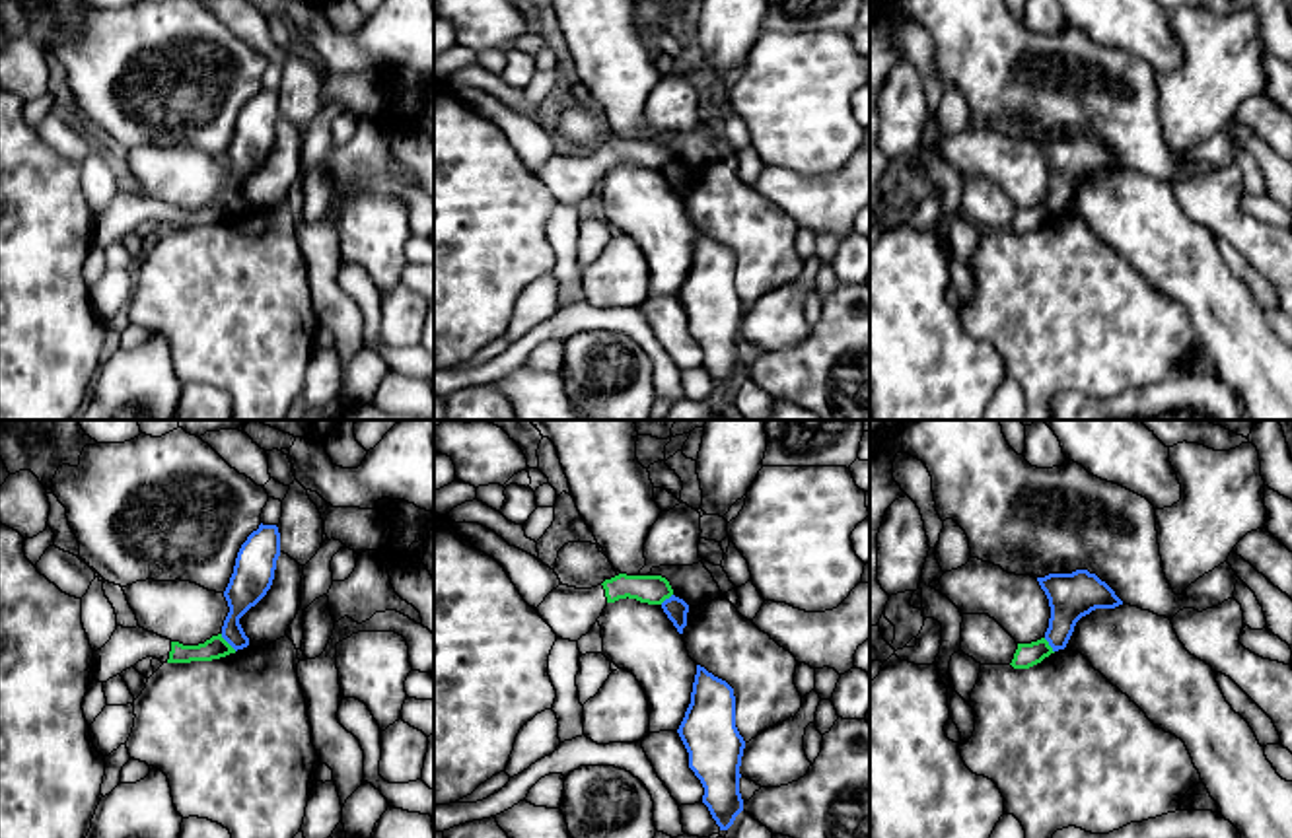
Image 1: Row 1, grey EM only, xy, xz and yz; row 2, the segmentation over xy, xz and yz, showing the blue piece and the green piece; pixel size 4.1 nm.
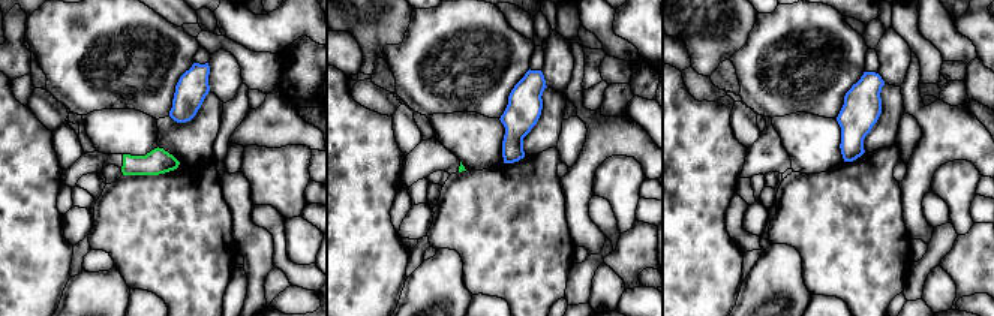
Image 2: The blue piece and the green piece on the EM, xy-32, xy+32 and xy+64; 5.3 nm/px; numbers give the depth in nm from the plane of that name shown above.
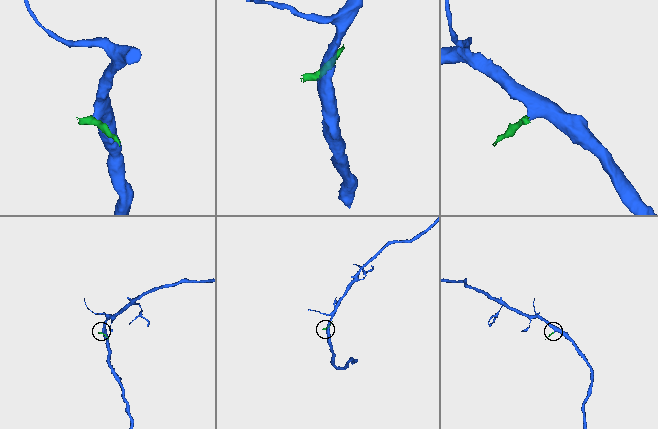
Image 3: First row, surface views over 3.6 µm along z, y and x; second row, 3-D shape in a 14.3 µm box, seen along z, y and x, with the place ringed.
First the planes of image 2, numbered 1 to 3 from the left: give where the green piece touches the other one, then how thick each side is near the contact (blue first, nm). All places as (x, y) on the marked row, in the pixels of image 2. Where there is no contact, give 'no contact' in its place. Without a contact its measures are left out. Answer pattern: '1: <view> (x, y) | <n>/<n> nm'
1: no contact
2: no contact
3: no contact

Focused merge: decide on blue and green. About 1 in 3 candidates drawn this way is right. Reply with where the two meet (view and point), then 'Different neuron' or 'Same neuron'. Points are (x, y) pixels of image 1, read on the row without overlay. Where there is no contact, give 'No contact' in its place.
Touches blue at xy (228, 207). Different neuron

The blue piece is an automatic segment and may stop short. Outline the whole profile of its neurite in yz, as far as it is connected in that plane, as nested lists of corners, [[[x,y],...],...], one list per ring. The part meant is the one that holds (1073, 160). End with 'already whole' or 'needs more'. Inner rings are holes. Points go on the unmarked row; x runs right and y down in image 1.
[[[1076,134],[1072,138],[1049,138],[1037,142],[1051,171],[1049,192],[1045,204],[1053,216],[1064,214],[1076,187],[1095,173],[1115,173],[1123,165],[1115,156],[1088,134]]] | already whole

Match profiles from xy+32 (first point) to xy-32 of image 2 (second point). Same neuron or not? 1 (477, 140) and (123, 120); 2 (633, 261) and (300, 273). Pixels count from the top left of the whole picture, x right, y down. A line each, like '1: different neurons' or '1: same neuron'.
1: same neuron
2: different neurons

